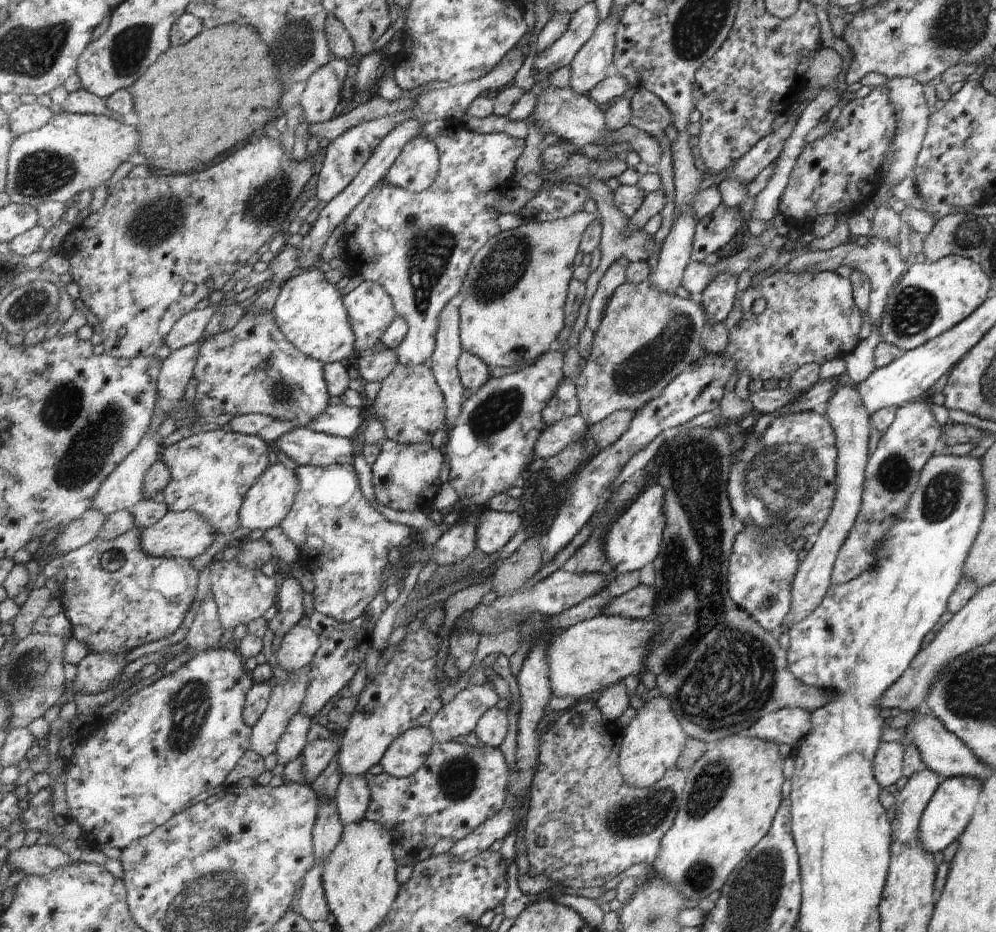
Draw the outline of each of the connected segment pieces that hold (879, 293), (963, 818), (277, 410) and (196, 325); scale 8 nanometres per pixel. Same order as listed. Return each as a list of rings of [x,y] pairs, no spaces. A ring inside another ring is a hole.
[[[869,236],[863,246],[856,244],[855,241],[847,241],[846,243],[837,245],[829,250],[805,250],[805,252],[801,253],[799,256],[793,257],[782,269],[793,274],[802,272],[814,273],[834,271],[837,266],[848,266],[853,270],[860,270],[867,276],[867,280],[869,280],[870,284],[867,314],[869,315],[869,322],[871,323],[871,331],[877,333],[878,324],[880,323],[882,312],[884,311],[888,292],[907,269],[904,260],[899,254],[898,245],[887,239]],[[873,324],[876,324],[877,327],[872,327]]]
[[[966,776],[949,777],[939,783],[937,790],[920,814],[918,822],[918,838],[927,852],[933,854],[937,850],[942,851],[947,844],[955,842],[964,831],[975,810],[980,783],[977,779]]]
[[[247,311],[235,328],[206,338],[199,351],[194,378],[198,382],[193,402],[195,408],[201,416],[205,416],[206,420],[219,414],[237,416],[261,413],[293,421],[297,429],[308,427],[313,419],[323,415],[328,410],[329,398],[331,398],[328,382],[325,380],[324,362],[301,352],[285,336],[285,333],[281,332],[271,312],[257,316]],[[267,362],[272,362],[272,367],[268,371],[263,368],[263,364]]]
[[[210,303],[202,310],[191,311],[176,322],[169,333],[167,345],[172,351],[192,345],[200,340],[213,318],[218,304]]]

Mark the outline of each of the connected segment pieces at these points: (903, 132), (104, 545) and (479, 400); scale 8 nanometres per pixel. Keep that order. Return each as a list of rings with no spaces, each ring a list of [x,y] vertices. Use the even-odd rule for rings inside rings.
[[[909,77],[887,79],[883,86],[886,88],[889,100],[894,106],[895,130],[893,142],[893,157],[883,182],[895,186],[905,176],[912,175],[912,168],[922,143],[930,110],[923,97],[923,85]]]
[[[135,527],[118,539],[93,539],[84,547],[64,556],[60,569],[61,587],[58,595],[65,614],[72,622],[72,638],[85,643],[91,653],[113,653],[119,656],[163,638],[169,638],[177,632],[195,600],[199,571],[193,568],[191,560],[186,558],[167,558],[151,556],[142,547],[142,534],[145,529]],[[120,551],[124,565],[117,571],[107,572],[101,568],[101,556],[107,552]]]
[[[556,350],[545,353],[537,362],[518,373],[493,377],[473,395],[466,399],[462,415],[450,430],[444,442],[444,453],[449,463],[449,482],[455,488],[459,501],[465,506],[487,505],[493,496],[505,492],[523,475],[529,463],[537,458],[536,442],[544,431],[542,412],[549,400],[556,395],[556,388],[563,380],[563,354]]]

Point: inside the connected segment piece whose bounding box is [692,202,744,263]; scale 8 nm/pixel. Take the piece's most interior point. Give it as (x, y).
(712, 231)

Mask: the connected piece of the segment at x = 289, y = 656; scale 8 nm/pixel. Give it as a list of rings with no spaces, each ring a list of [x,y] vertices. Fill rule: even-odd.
[[[295,625],[284,635],[276,654],[279,668],[289,672],[311,666],[319,647],[319,637],[310,626]]]

